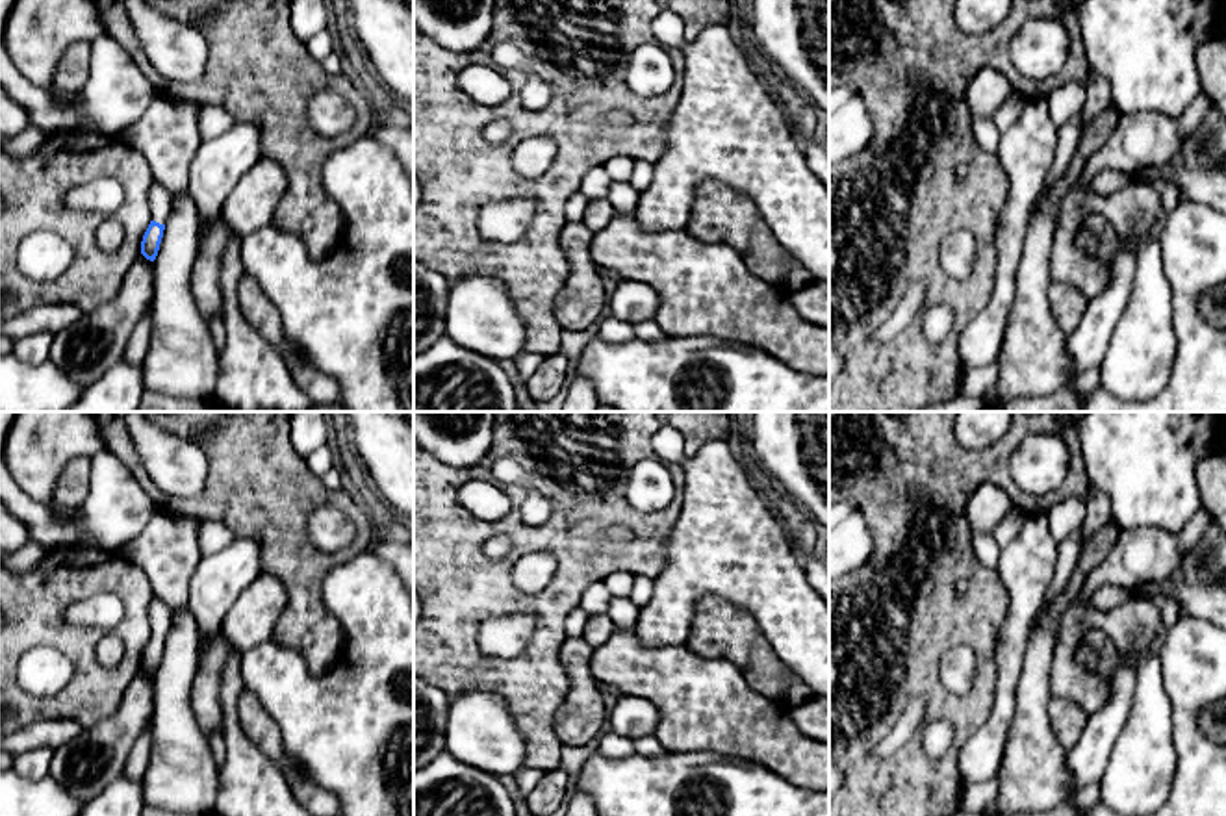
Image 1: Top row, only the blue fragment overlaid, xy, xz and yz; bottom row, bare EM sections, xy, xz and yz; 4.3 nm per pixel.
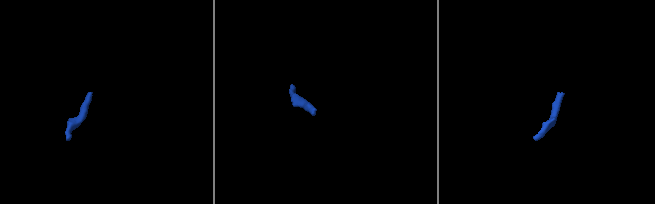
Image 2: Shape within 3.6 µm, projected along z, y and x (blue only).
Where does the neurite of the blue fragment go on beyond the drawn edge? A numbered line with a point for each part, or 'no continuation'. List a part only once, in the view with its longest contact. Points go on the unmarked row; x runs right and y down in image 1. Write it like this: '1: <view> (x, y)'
1: xy (160, 616)

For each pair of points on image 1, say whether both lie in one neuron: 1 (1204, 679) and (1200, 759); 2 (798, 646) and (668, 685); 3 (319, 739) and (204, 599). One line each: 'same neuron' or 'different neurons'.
1: same neuron
2: different neurons
3: different neurons

